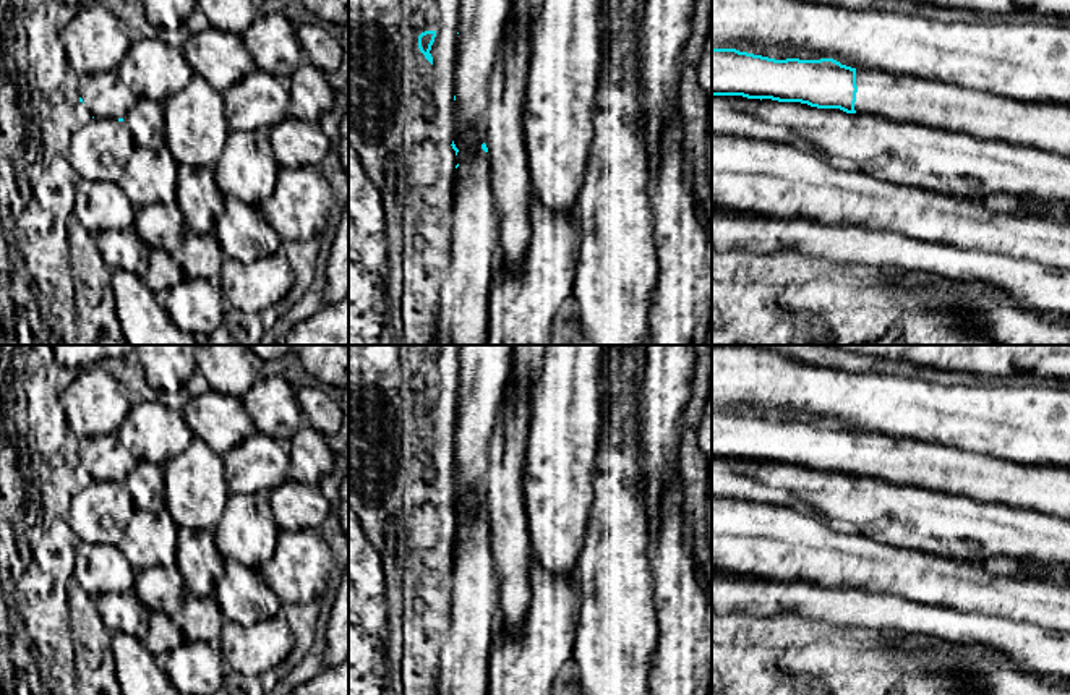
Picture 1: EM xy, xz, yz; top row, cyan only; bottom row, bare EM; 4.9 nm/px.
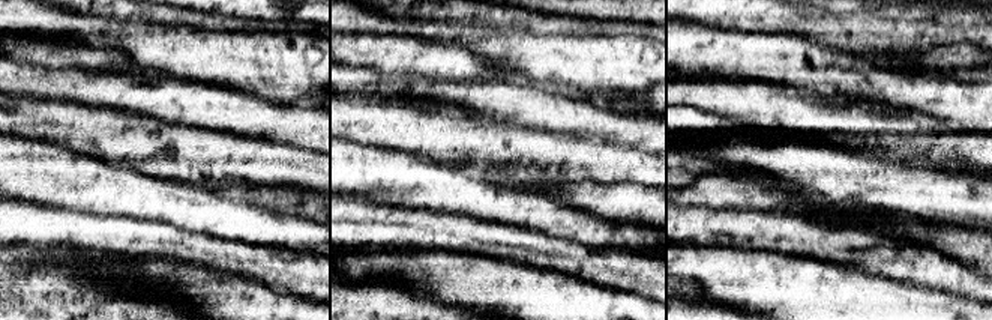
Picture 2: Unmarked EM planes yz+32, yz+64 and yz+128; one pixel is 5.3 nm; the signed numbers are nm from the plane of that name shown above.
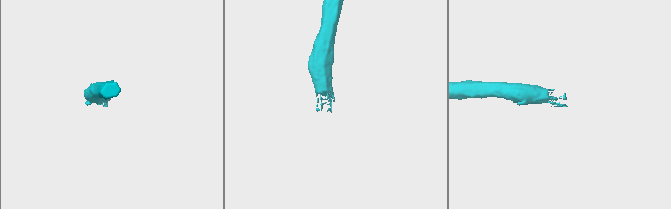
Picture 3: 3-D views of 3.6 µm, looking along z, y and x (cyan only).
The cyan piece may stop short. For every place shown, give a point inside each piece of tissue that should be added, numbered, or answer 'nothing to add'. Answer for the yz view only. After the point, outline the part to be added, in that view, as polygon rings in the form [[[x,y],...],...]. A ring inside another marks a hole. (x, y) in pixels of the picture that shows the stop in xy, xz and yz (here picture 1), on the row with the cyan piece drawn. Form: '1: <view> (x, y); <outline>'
1: yz (907, 99); [[[856,68],[856,113],[1070,157],[1070,105],[1020,102],[950,83]]]

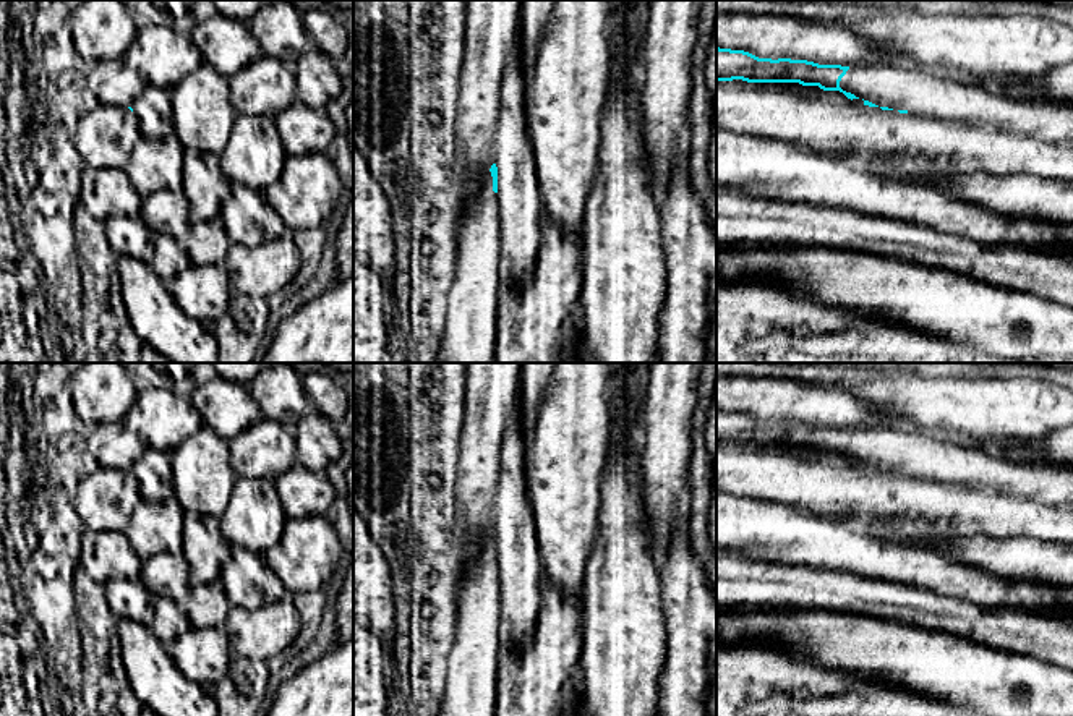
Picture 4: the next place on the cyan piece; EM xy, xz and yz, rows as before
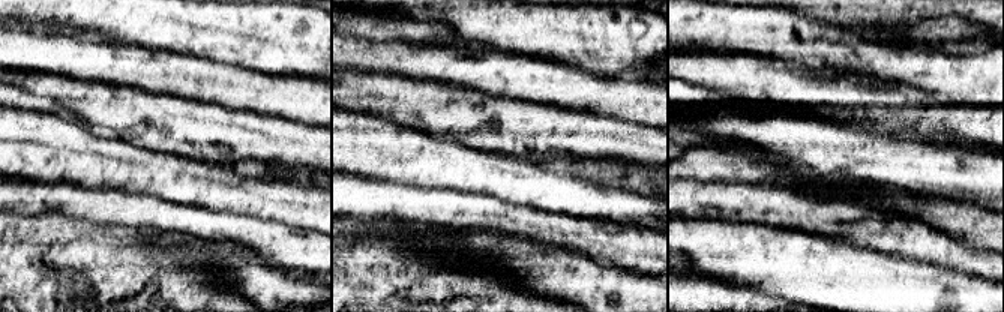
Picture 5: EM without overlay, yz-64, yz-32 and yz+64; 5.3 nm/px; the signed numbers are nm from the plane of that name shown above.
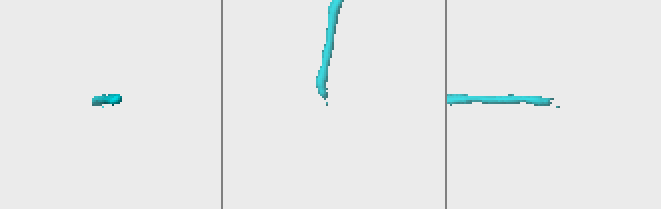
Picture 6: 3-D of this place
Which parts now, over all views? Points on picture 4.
1: yz (931, 93); [[[917,65],[849,68],[840,87],[878,107],[937,120],[979,123],[1045,143],[1073,141],[1071,102],[1041,96],[1015,97],[942,70]]]

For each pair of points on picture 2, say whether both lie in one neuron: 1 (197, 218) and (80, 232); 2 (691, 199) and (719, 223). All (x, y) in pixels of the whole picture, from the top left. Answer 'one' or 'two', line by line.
1: two
2: two

